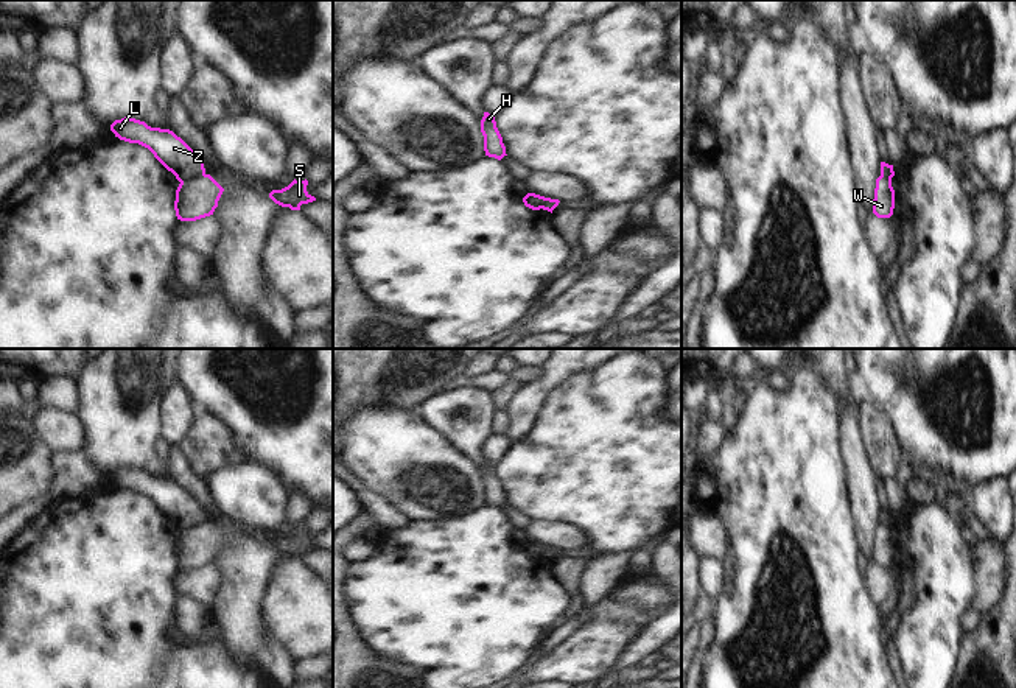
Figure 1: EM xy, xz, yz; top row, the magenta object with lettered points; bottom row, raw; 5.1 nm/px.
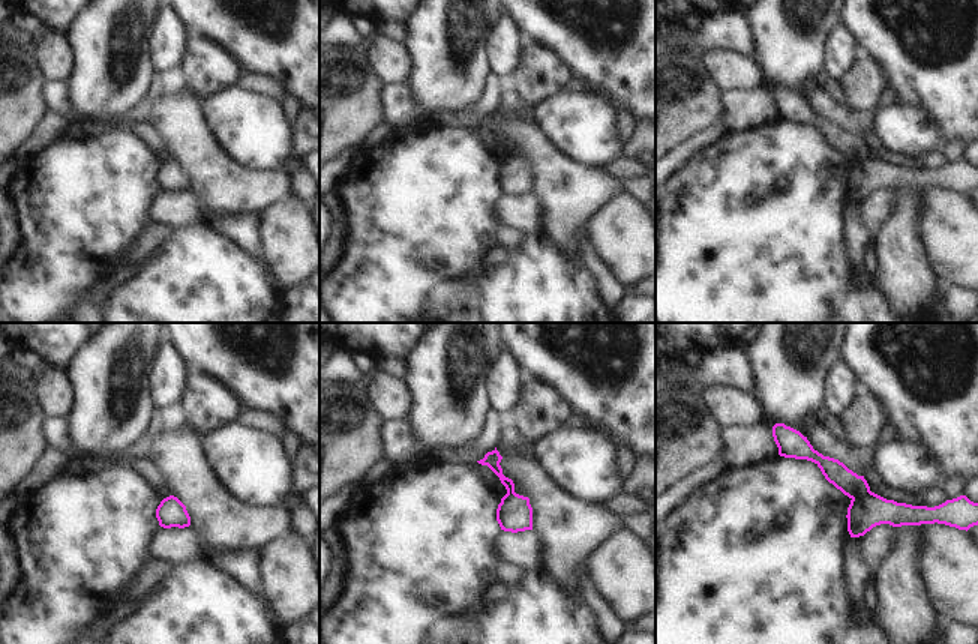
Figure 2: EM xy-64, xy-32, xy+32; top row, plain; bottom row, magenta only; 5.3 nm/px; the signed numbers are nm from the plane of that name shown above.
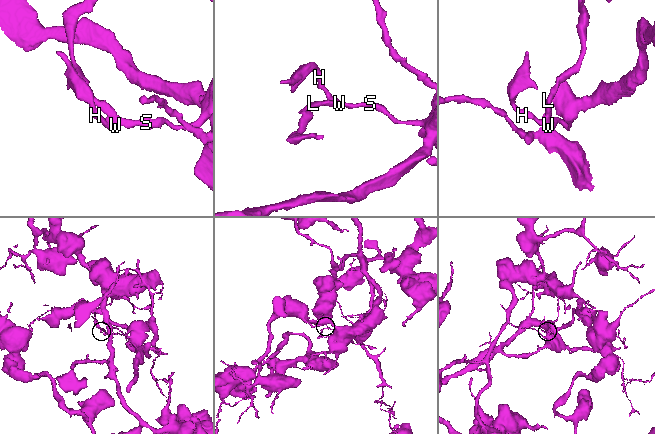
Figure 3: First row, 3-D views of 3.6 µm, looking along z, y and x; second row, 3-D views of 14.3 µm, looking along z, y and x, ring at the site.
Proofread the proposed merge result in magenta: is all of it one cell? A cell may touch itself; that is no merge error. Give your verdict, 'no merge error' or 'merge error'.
merge error

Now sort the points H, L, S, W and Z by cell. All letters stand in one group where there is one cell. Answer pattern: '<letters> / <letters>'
H S W / L Z

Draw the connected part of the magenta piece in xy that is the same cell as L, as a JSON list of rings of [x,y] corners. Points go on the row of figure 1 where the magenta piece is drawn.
[[[124,117],[110,125],[120,140],[148,148],[179,182],[205,174],[201,157],[173,131],[151,128],[145,121]]]

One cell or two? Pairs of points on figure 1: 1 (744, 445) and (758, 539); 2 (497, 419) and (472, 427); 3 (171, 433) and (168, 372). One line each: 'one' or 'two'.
1: one
2: two
3: two

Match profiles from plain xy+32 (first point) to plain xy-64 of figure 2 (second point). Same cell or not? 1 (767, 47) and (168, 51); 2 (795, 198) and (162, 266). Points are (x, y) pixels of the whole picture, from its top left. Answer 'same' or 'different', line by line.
1: different
2: different

